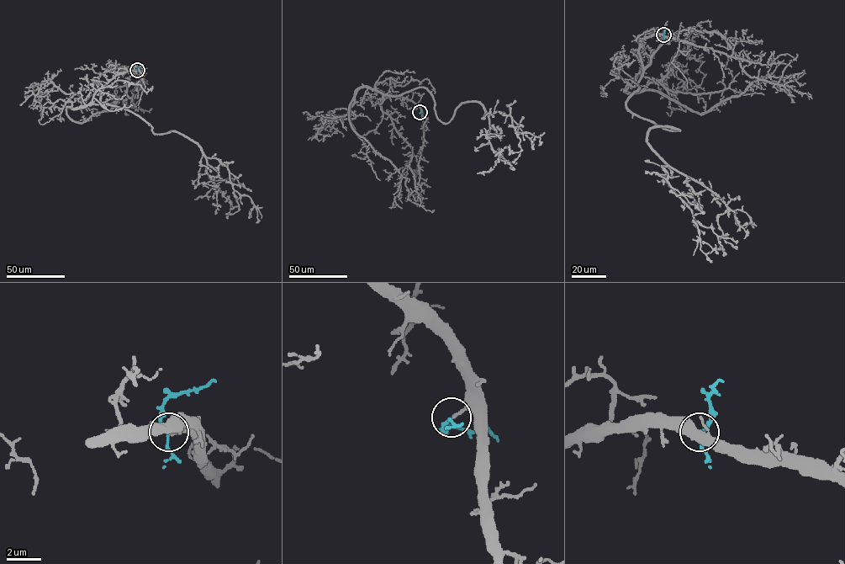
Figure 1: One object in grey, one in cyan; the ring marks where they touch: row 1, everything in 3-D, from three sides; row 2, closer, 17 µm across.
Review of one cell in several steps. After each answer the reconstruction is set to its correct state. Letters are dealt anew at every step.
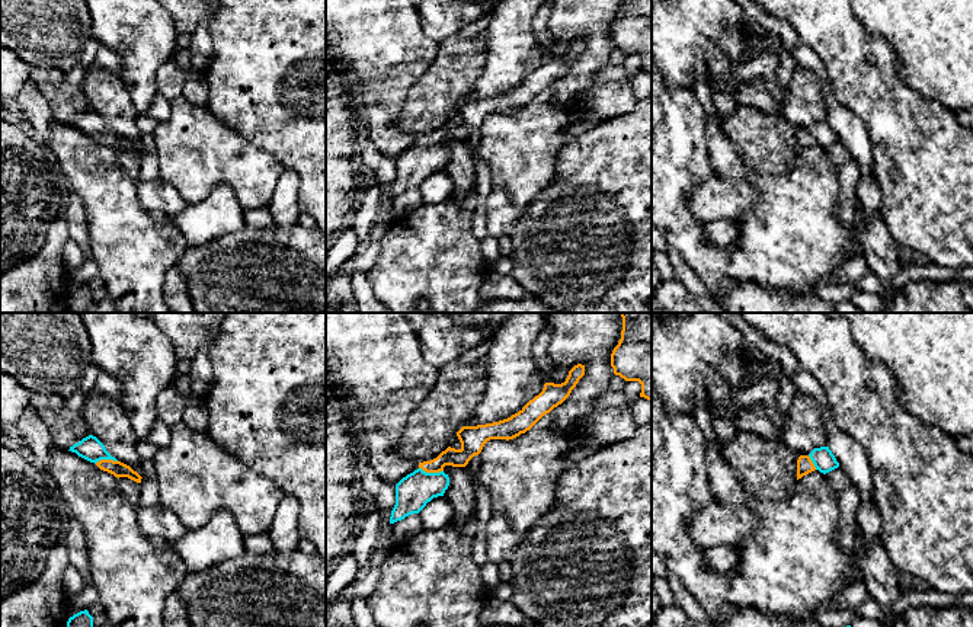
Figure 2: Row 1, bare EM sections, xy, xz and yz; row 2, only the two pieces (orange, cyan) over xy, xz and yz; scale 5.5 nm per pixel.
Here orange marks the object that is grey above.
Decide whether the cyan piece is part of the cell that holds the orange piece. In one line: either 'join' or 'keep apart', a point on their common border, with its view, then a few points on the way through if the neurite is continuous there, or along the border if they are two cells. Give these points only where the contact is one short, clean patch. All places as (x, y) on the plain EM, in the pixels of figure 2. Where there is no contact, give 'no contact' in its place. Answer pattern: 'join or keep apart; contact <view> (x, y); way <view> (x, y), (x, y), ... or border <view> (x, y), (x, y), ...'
join; contact xz (431, 146); way xz (453, 131), (445, 131), (431, 146), (416, 163)

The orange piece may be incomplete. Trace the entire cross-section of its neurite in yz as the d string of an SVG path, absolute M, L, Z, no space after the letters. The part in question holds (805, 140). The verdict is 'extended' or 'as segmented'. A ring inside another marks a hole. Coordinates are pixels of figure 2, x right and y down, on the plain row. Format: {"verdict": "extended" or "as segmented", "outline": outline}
{"verdict": "extended", "outline": "M829 121L814 122L809 129L800 129L797 134L797 154L803 150L819 144L826 148L839 141Z"}

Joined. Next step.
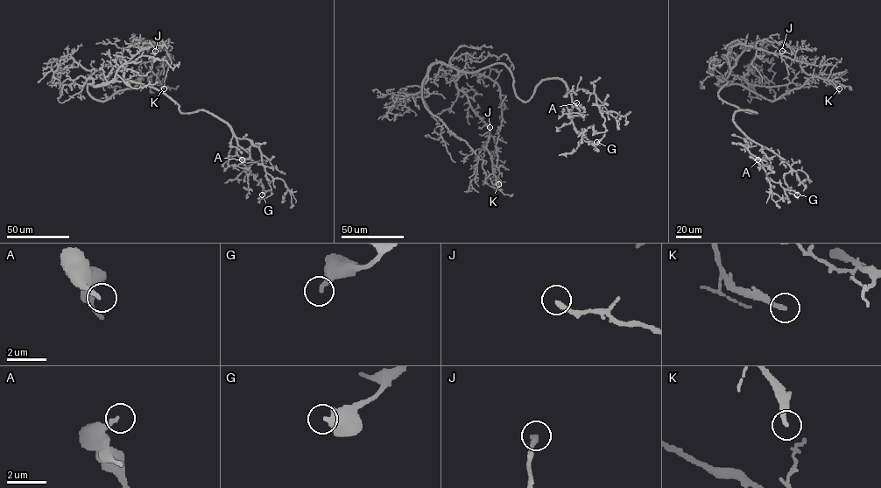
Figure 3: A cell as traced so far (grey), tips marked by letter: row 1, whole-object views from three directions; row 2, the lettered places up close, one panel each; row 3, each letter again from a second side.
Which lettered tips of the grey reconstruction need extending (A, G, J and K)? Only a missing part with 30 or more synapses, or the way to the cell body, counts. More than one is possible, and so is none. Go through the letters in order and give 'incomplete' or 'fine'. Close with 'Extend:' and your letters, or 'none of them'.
A: fine
G: fine
J: fine
K: incomplete
Extend: K

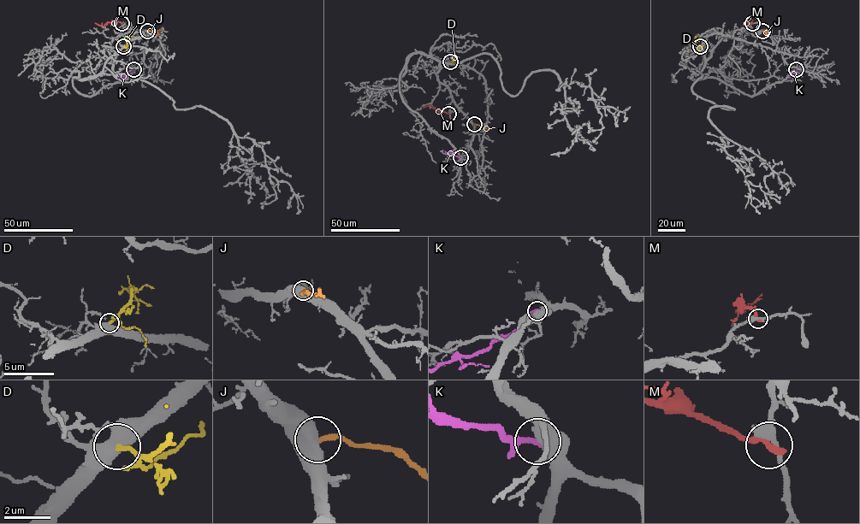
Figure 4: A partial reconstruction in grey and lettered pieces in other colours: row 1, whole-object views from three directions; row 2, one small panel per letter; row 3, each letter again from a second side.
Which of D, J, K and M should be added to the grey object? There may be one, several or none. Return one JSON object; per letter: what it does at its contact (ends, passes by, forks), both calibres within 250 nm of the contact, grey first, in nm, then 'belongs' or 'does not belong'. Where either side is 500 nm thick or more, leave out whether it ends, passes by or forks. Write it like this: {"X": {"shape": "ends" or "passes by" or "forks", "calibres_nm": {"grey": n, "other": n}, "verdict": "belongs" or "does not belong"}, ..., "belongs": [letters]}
{"D": {"calibres_nm": {"grey": 550, "other": 180}, "verdict": "belongs"}, "J": {"calibres_nm": {"grey": 550, "other": 220}, "verdict": "does not belong"}, "K": {"calibres_nm": {"grey": 500, "other": 240}, "verdict": "does not belong"}, "M": {"shape": "ends", "calibres_nm": {"grey": 360, "other": 320}, "verdict": "does not belong"}, "belongs": ["D"]}

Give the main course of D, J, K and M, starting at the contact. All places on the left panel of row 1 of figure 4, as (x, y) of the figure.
D: (124, 46), (127, 45), (127, 38), (132, 35)
J: (146, 31), (162, 30)
K: (133, 68), (118, 79)
M: (122, 23), (108, 22), (103, 26), (95, 22)

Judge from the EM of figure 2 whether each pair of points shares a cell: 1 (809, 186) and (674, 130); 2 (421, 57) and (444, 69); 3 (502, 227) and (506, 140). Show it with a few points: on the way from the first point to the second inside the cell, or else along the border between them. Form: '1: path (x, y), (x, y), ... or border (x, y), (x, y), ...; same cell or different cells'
1: border (706, 115), (706, 149), (714, 173); different cells
2: border (439, 42), (432, 64), (409, 89); different cells
3: path (503, 205), (509, 195), (509, 162); same cell

